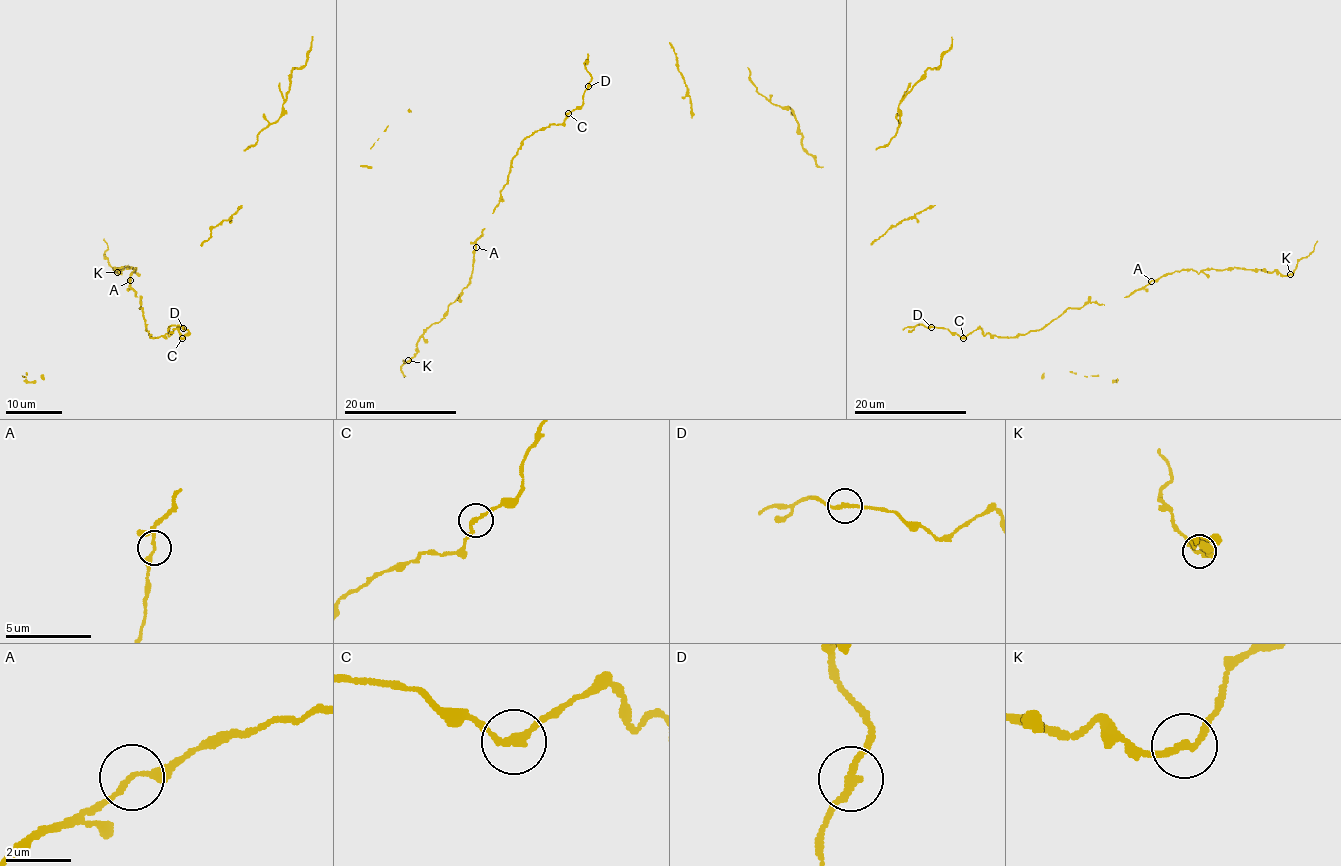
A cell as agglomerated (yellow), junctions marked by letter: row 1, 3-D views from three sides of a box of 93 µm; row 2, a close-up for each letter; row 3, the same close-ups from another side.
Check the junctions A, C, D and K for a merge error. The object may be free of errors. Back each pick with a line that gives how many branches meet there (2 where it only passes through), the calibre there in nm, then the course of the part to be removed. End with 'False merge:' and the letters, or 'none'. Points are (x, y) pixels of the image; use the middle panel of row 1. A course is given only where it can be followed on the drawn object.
False merge: none

